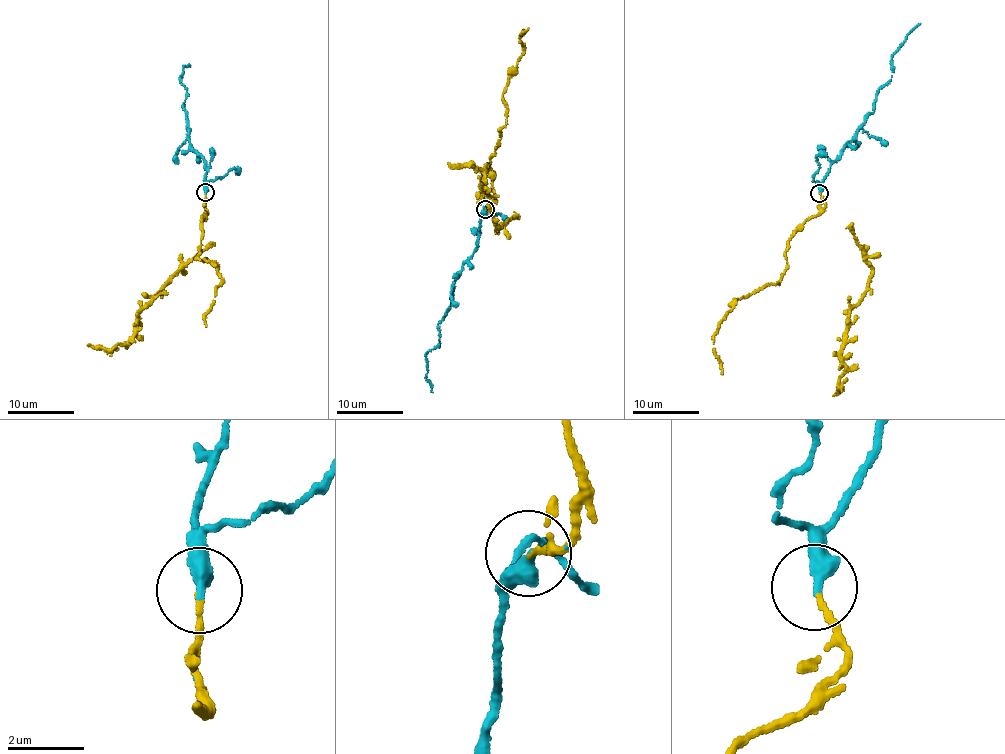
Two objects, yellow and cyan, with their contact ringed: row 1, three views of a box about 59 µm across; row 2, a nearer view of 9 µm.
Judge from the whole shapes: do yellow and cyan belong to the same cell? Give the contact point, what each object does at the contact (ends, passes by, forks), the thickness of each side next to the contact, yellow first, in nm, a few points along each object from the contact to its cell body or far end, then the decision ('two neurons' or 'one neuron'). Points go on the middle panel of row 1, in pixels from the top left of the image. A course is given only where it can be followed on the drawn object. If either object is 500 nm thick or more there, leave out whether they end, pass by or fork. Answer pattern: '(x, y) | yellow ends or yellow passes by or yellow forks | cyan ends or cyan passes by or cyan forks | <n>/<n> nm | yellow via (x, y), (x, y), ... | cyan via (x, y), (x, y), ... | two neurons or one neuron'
(485, 209) | yellow ends | cyan ends | 110/400 nm | yellow via (486, 208), (493, 200), (489, 161), (506, 123), (507, 112), (502, 96), (523, 49), (520, 38), (528, 27) | cyan via (485, 209), (474, 249), (459, 272), (449, 307), (438, 323), (440, 341), (425, 354), (432, 392) | one neuron

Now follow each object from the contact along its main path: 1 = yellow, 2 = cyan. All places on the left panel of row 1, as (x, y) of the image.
1: (206, 193), (198, 257), (213, 264), (222, 281), (205, 315), (206, 326)
2: (206, 192), (205, 160), (191, 148), (187, 112), (183, 107), (186, 89), (179, 83), (183, 68), (190, 65)

